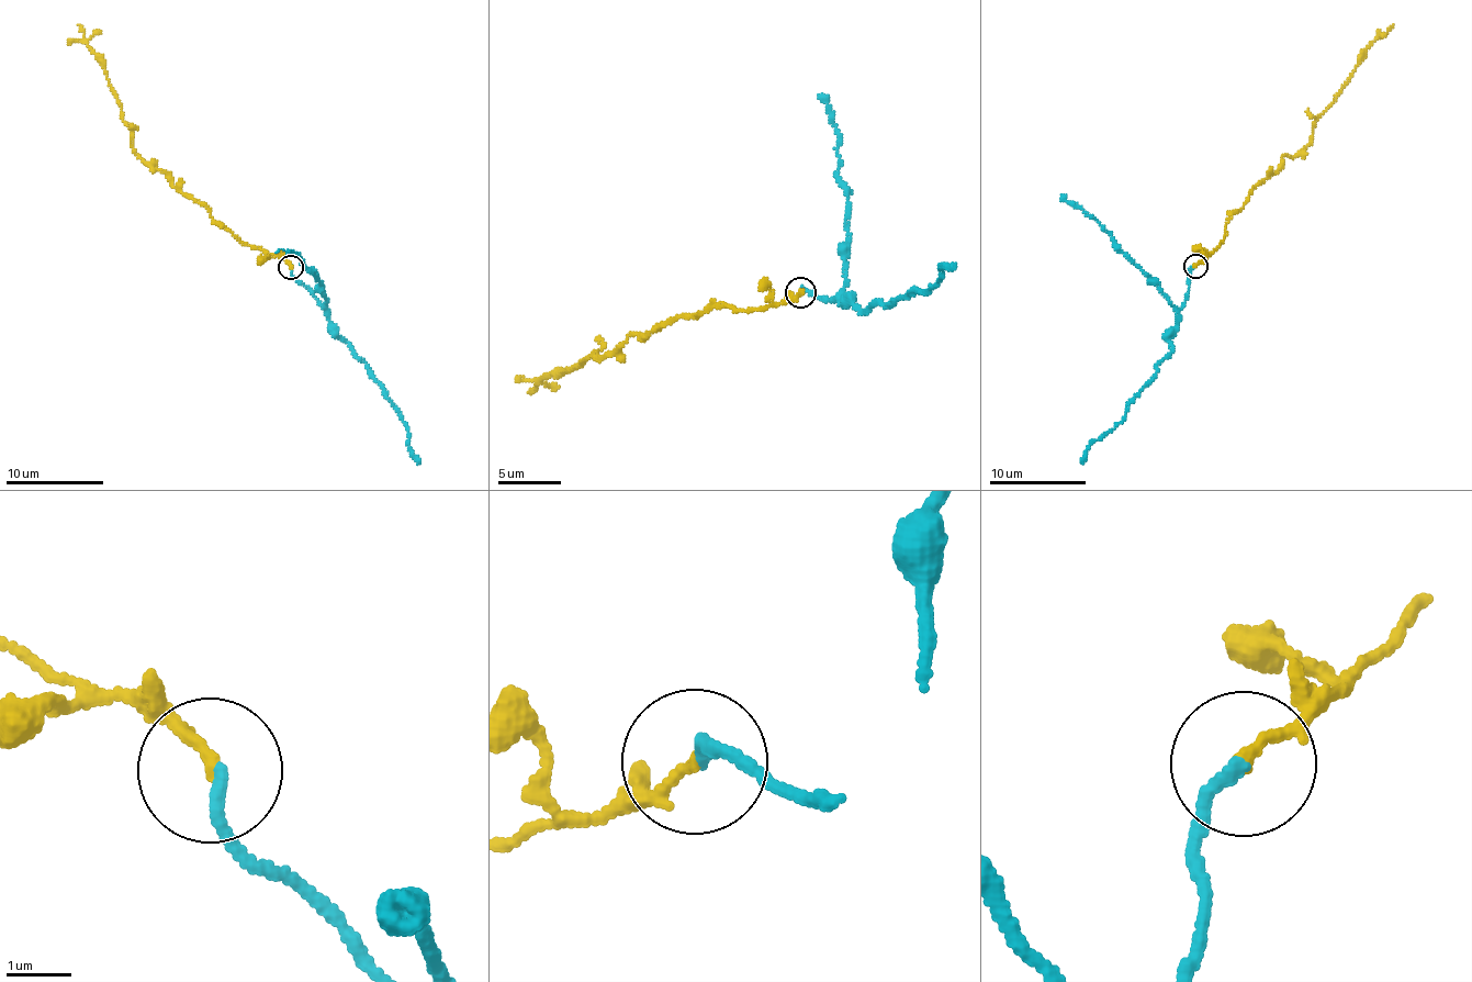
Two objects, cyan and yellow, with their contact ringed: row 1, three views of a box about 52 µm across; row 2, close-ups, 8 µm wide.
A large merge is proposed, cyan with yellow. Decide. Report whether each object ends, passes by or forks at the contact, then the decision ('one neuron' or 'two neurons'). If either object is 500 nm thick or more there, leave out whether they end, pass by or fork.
cyan ends; yellow ends; one neuron

